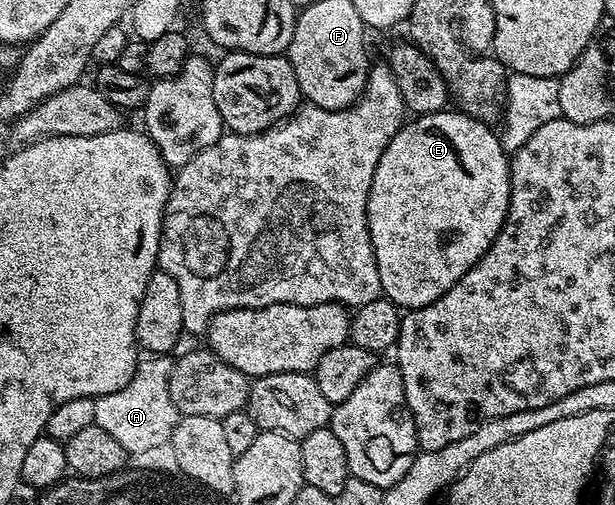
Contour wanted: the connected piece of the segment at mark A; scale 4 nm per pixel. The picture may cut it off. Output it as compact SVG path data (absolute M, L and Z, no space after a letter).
M169 355L149 357L146 363L138 362L137 371L123 389L95 398L95 426L111 433L129 455L146 452L148 447L157 447L157 443L168 443L173 438L179 418L169 388L173 364Z

